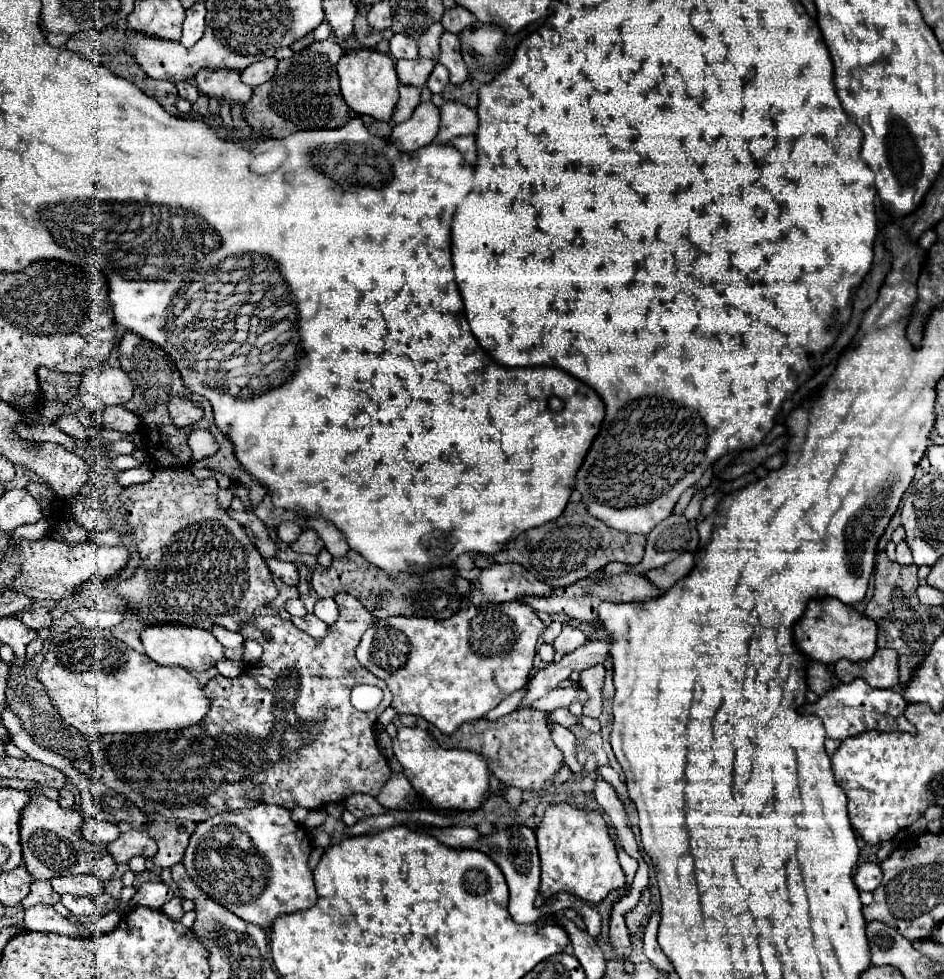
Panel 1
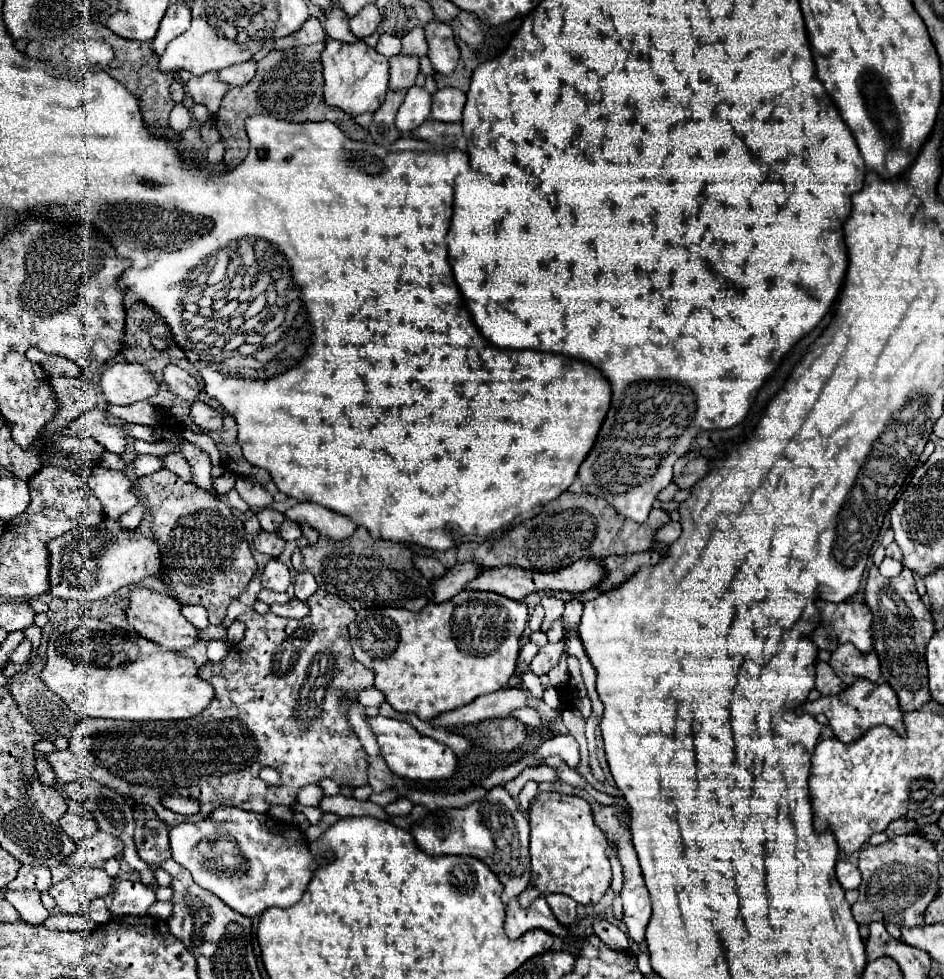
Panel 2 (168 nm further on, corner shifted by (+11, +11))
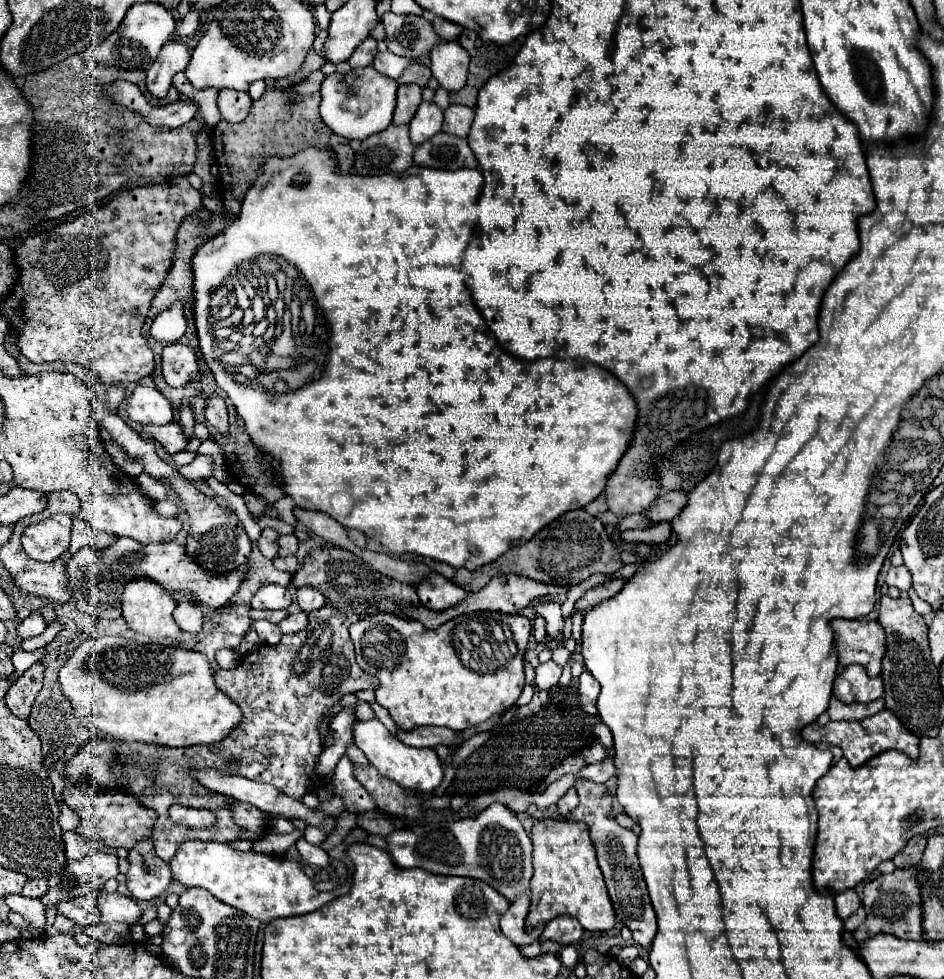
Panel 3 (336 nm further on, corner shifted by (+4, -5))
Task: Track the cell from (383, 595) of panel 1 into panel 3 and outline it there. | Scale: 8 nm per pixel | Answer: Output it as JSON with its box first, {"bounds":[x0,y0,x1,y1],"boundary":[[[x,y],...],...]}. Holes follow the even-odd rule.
{"bounds":[290,548,418,618],"boundary":[[[316,548],[316,550],[308,552],[302,568],[292,576],[290,582],[296,588],[300,588],[300,586],[320,588],[320,592],[330,600],[332,606],[336,606],[340,612],[358,614],[360,618],[374,614],[374,612],[392,612],[396,616],[402,616],[402,612],[394,606],[396,600],[408,602],[408,604],[418,604],[414,586],[408,586],[408,584],[402,584],[388,576],[382,576],[370,564],[360,560],[356,554],[342,550],[342,548]]]}

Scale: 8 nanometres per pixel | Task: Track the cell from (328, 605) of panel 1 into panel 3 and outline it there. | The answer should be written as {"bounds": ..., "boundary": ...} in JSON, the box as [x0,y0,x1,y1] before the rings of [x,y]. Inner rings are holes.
{"bounds":[296,586,326,612],"boundary":[[[302,586],[296,590],[296,598],[298,598],[298,604],[302,608],[302,612],[312,612],[316,608],[322,608],[326,598],[320,594],[318,588],[312,588],[312,586]]]}

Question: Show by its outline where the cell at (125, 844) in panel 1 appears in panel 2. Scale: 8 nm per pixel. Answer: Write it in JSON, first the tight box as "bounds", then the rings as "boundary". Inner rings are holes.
{"bounds":[65,832,123,866],"boundary":[[[95,832],[93,836],[77,842],[75,852],[65,860],[67,864],[81,866],[81,864],[97,864],[105,862],[109,858],[115,858],[123,854],[123,842],[117,840],[115,836],[109,836],[107,832]]]}

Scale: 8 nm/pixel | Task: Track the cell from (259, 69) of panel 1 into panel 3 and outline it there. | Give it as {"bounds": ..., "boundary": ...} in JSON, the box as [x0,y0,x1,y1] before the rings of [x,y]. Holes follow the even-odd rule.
{"bounds":[218,90,252,124],"boundary":[[[220,90],[218,92],[218,110],[222,120],[236,124],[246,118],[248,110],[252,106],[252,100],[248,92],[238,92],[238,90]]]}

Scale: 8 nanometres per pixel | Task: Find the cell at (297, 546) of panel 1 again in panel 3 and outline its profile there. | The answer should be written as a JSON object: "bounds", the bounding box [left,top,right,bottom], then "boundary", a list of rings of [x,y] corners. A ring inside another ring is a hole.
{"bounds":[278,534,298,556],"boundary":[[[294,534],[278,538],[278,556],[294,556],[298,552],[298,540]]]}

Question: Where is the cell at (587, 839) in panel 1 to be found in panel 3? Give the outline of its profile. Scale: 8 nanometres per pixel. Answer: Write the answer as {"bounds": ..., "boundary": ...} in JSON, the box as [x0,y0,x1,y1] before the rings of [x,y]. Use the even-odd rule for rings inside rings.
{"bounds":[526,820,616,932],"boundary":[[[538,820],[530,830],[534,844],[532,866],[534,874],[530,880],[532,904],[526,918],[526,928],[532,932],[538,924],[546,924],[556,916],[574,916],[584,930],[604,932],[616,924],[614,908],[596,862],[596,850],[590,842],[588,828],[580,822],[570,820]]]}

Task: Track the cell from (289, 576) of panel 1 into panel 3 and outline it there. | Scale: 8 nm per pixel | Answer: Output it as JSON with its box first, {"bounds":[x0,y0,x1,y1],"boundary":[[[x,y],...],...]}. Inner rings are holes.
{"bounds":[250,584,292,610],"boundary":[[[268,584],[262,586],[254,596],[250,606],[256,610],[286,610],[292,604],[290,592],[284,586],[278,584]]]}

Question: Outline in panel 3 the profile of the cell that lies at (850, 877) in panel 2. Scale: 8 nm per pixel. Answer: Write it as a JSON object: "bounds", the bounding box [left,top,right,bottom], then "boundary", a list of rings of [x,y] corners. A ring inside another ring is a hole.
{"bounds":[834,890,860,920],"boundary":[[[856,890],[840,892],[838,896],[834,896],[834,902],[836,902],[836,914],[840,920],[846,920],[860,908],[860,898],[858,898]]]}

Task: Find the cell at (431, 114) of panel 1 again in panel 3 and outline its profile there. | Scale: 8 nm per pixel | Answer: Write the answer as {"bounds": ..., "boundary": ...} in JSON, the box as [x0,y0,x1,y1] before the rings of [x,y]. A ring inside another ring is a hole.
{"bounds":[410,102,442,144],"boundary":[[[422,102],[410,122],[412,144],[422,144],[442,128],[442,110],[434,102]]]}

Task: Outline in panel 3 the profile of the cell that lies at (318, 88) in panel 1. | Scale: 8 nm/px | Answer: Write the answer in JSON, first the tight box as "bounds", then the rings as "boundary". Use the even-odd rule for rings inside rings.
{"bounds":[212,70,354,216],"boundary":[[[320,70],[312,72],[304,82],[290,86],[286,90],[268,86],[260,100],[256,100],[248,112],[248,116],[238,124],[218,122],[212,130],[212,142],[214,142],[214,156],[220,170],[220,198],[228,214],[238,216],[242,200],[246,192],[254,186],[258,180],[264,164],[272,156],[294,156],[302,150],[288,150],[288,148],[328,148],[334,152],[334,158],[338,162],[336,172],[348,174],[352,168],[354,152],[348,146],[348,140],[342,136],[336,136],[320,118],[318,104],[320,104],[320,84],[324,80],[324,74]]]}

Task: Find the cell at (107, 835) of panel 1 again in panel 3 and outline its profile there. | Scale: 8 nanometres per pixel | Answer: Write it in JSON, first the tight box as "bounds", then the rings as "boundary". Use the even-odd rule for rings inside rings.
{"bounds":[64,832,96,860],"boundary":[[[64,832],[64,844],[66,844],[66,858],[68,860],[80,860],[86,854],[96,852],[96,842],[88,840],[86,836],[80,836],[76,832]]]}

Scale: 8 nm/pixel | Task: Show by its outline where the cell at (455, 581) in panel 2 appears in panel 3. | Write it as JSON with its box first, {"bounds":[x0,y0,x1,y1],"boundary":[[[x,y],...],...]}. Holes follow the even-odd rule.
{"bounds":[416,572,466,612],"boundary":[[[430,572],[426,576],[426,580],[418,582],[416,594],[418,594],[418,600],[426,608],[436,610],[436,612],[456,606],[458,602],[462,602],[466,598],[466,592],[460,586],[456,586],[452,580],[446,580],[438,572]]]}

